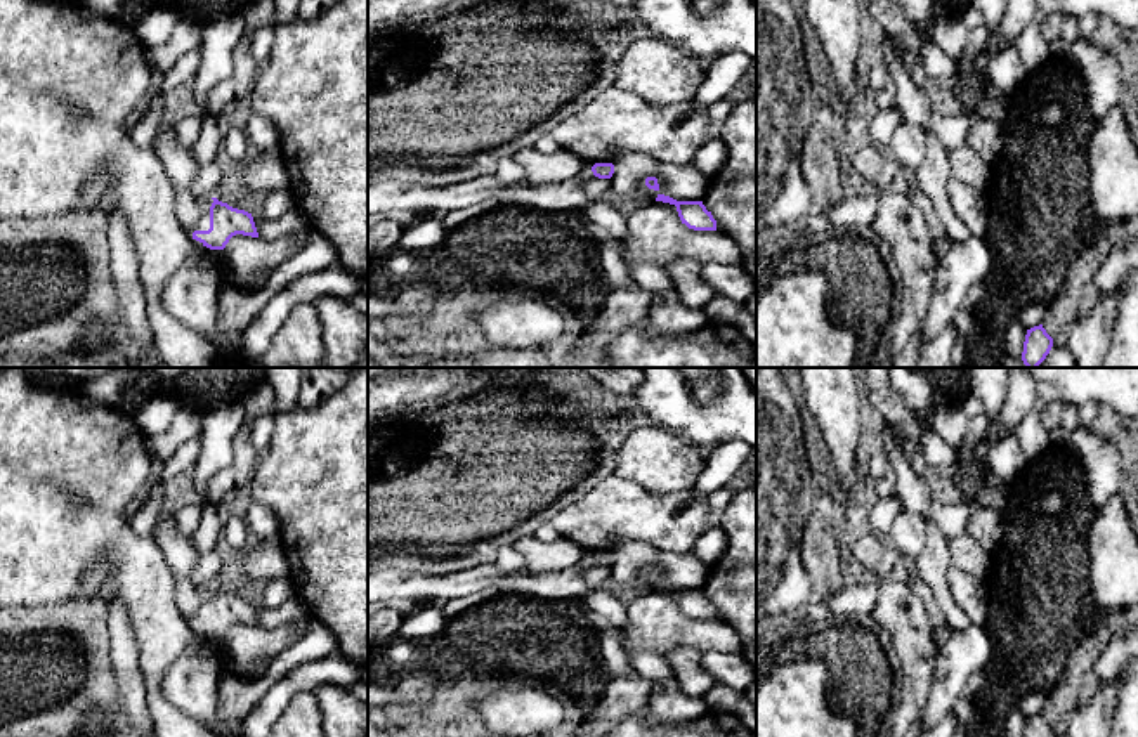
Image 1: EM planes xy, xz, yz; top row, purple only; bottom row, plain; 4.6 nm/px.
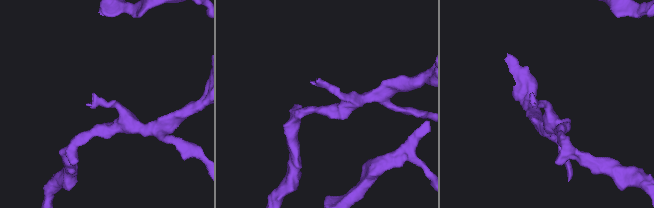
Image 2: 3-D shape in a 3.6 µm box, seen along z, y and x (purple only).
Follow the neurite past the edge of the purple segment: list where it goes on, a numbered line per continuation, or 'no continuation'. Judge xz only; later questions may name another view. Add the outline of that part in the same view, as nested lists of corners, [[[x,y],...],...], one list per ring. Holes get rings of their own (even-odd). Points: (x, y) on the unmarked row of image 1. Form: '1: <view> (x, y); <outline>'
no continuation

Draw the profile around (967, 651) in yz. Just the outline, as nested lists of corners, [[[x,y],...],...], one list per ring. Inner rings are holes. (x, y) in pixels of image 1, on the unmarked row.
[[[970,623],[966,629],[952,629],[939,650],[932,692],[919,714],[921,732],[954,713],[954,704],[965,692],[968,676],[991,662],[994,647],[996,640],[984,626]]]

